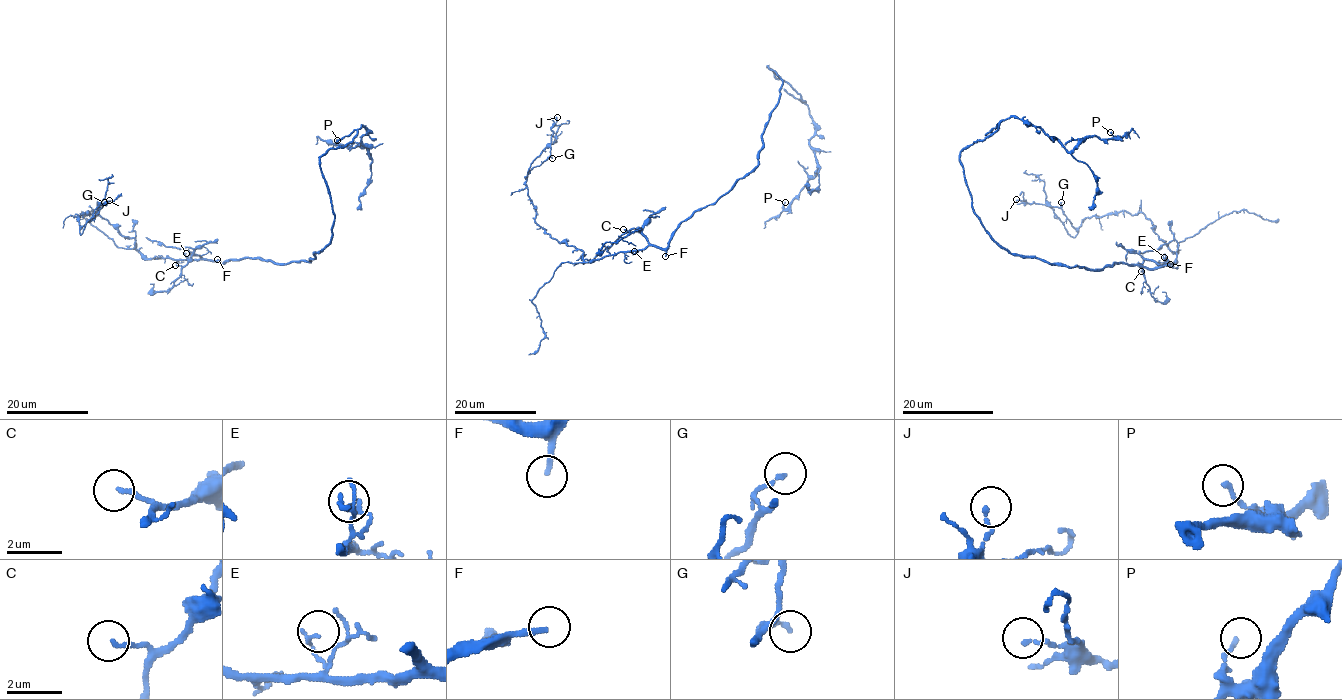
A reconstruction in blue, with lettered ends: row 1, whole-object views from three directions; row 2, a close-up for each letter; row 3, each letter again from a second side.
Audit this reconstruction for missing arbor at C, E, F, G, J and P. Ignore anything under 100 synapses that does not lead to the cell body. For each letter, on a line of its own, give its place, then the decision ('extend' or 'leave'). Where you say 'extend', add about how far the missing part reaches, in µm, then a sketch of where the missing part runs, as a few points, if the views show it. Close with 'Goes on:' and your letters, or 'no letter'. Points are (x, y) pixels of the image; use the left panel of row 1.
C: (175, 265) | leave
E: (186, 253) | leave
F: (217, 259) | extend | 80 µm | (217, 259), (200, 188), (176, 154), (134, 112), (116, 104), (79, 75), (71, 78)
G: (104, 202) | leave
J: (109, 200) | leave
P: (337, 140) | leave
Goes on: F

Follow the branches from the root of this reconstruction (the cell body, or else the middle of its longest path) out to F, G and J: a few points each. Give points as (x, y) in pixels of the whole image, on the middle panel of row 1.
F: (744, 177), (714, 203), (697, 209), (684, 220), (674, 234), (665, 256)
G: (744, 177), (685, 219), (665, 248), (585, 261), (581, 250), (552, 238), (534, 219), (526, 175), (552, 158)
J: (744, 177), (685, 219), (665, 248), (585, 261), (535, 221), (526, 184), (550, 155), (557, 117)

